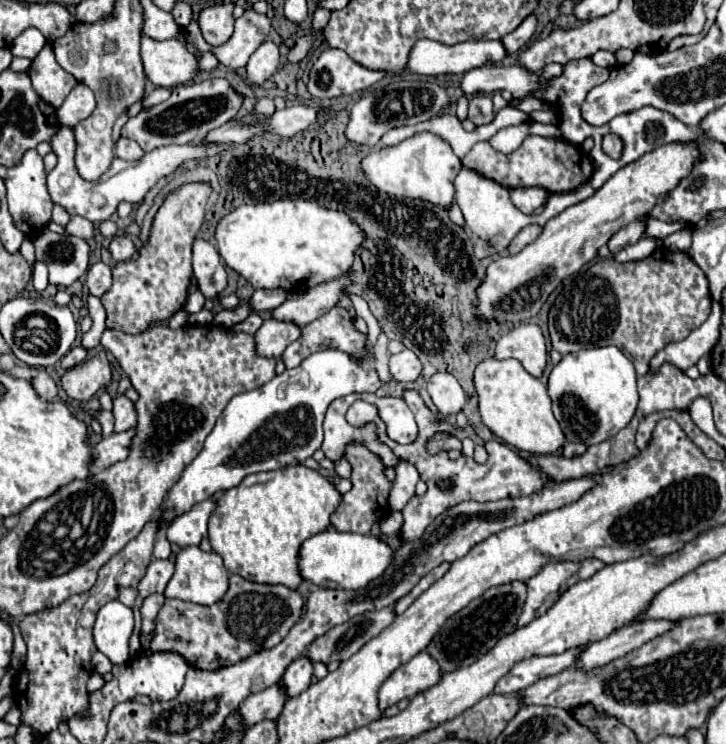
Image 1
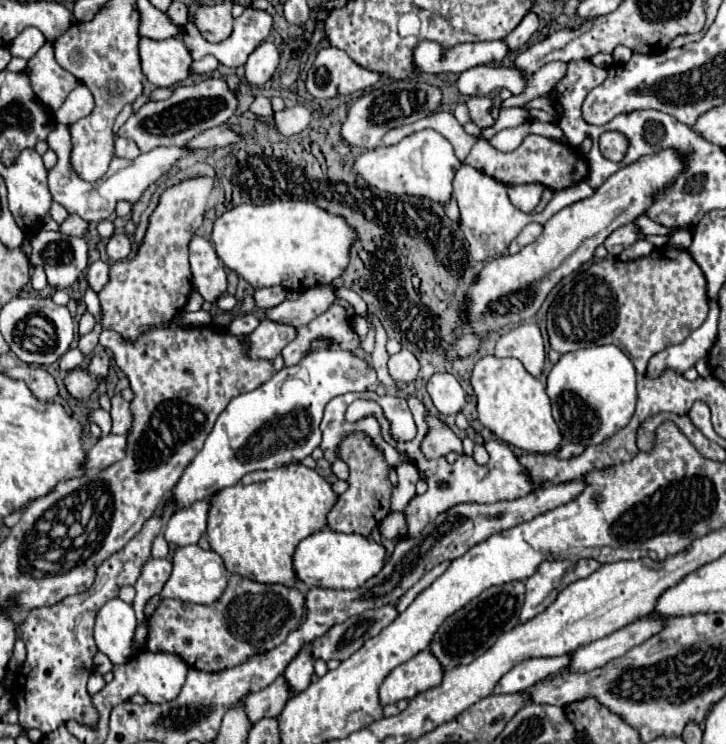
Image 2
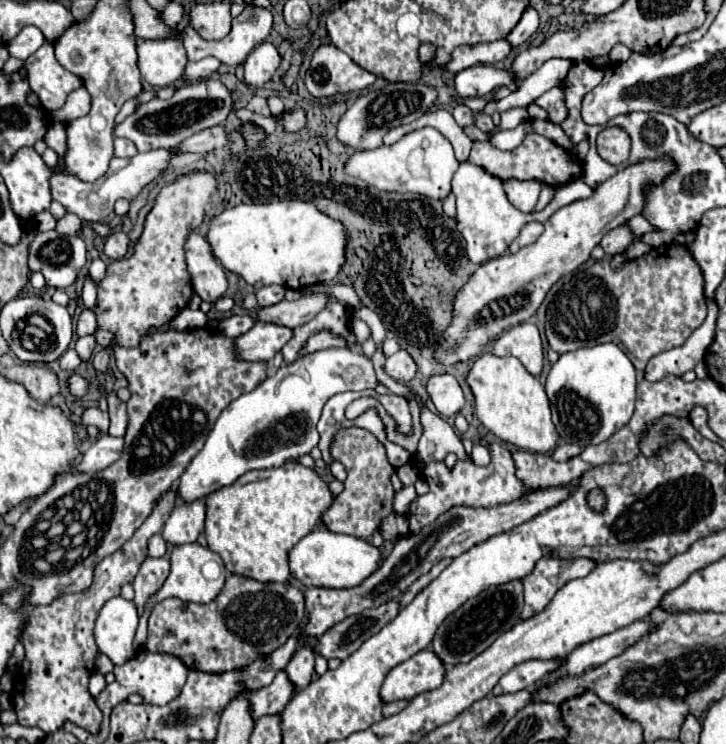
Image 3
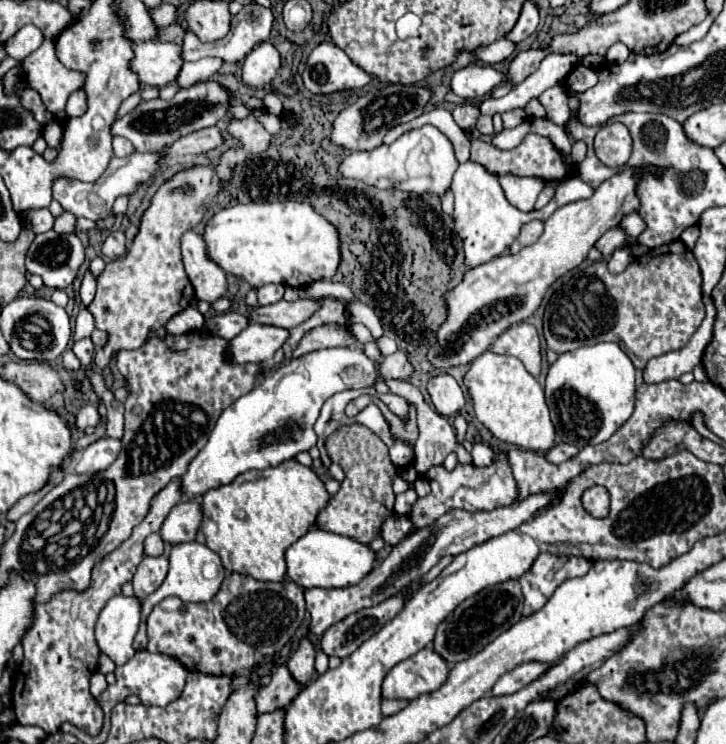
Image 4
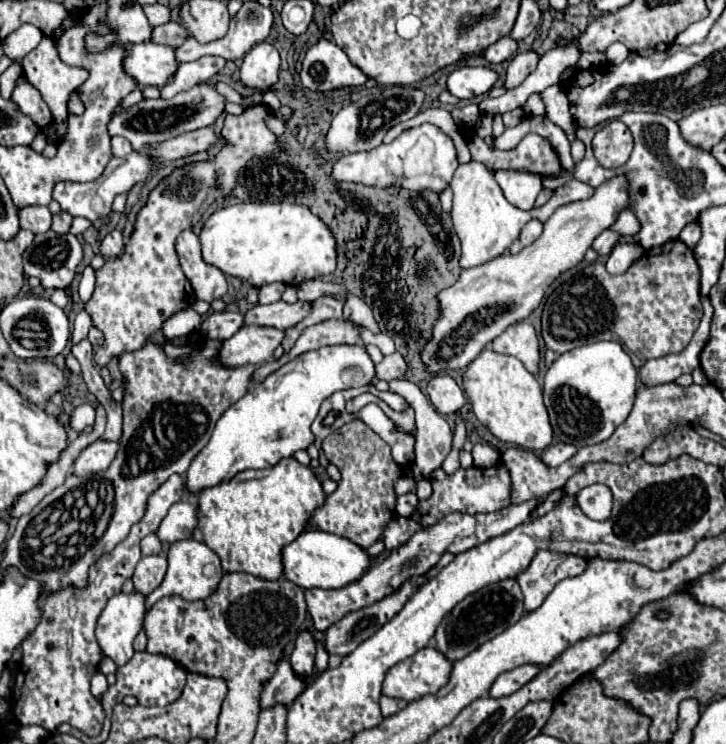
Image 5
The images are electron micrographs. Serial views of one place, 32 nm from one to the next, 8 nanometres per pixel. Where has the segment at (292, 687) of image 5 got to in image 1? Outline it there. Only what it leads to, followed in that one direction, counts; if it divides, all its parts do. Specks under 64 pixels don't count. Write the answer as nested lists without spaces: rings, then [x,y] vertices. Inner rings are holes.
[[[282,682],[256,692],[252,696],[248,696],[242,704],[240,704],[240,714],[244,716],[246,728],[254,726],[262,720],[276,720],[282,712],[284,702],[288,700],[288,696],[284,696],[284,688],[280,688]]]

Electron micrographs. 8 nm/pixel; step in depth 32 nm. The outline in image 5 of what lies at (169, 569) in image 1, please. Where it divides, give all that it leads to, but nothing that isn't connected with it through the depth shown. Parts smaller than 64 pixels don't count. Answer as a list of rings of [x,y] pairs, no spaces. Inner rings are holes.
[[[162,554],[142,556],[140,562],[136,564],[136,570],[134,570],[134,576],[132,576],[134,590],[148,596],[164,580],[166,566],[168,566],[166,556],[162,556]]]

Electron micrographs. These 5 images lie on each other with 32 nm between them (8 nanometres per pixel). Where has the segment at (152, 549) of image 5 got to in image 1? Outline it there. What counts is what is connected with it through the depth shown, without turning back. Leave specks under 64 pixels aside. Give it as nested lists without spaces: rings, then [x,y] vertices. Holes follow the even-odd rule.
[[[164,530],[158,532],[158,538],[156,538],[156,544],[154,544],[152,556],[154,556],[154,558],[168,558],[168,556],[170,556],[170,542],[166,540]]]

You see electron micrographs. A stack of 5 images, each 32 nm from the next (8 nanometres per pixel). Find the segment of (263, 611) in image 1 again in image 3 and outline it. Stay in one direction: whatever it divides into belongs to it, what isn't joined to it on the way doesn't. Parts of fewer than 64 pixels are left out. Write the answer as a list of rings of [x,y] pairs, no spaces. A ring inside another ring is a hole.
[[[230,574],[222,592],[210,604],[192,604],[180,598],[166,598],[156,604],[148,620],[146,650],[172,654],[190,670],[240,670],[252,664],[252,660],[272,654],[294,636],[304,614],[304,594],[294,584],[264,584],[240,574]]]

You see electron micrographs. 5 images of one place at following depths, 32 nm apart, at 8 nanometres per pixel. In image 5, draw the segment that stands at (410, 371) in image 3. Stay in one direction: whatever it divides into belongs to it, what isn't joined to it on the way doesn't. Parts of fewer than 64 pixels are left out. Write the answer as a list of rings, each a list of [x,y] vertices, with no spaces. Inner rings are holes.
[[[394,352],[390,356],[384,356],[384,360],[380,364],[376,364],[376,380],[394,380],[394,378],[402,378],[404,372],[408,370],[406,360],[402,358],[402,354]]]

